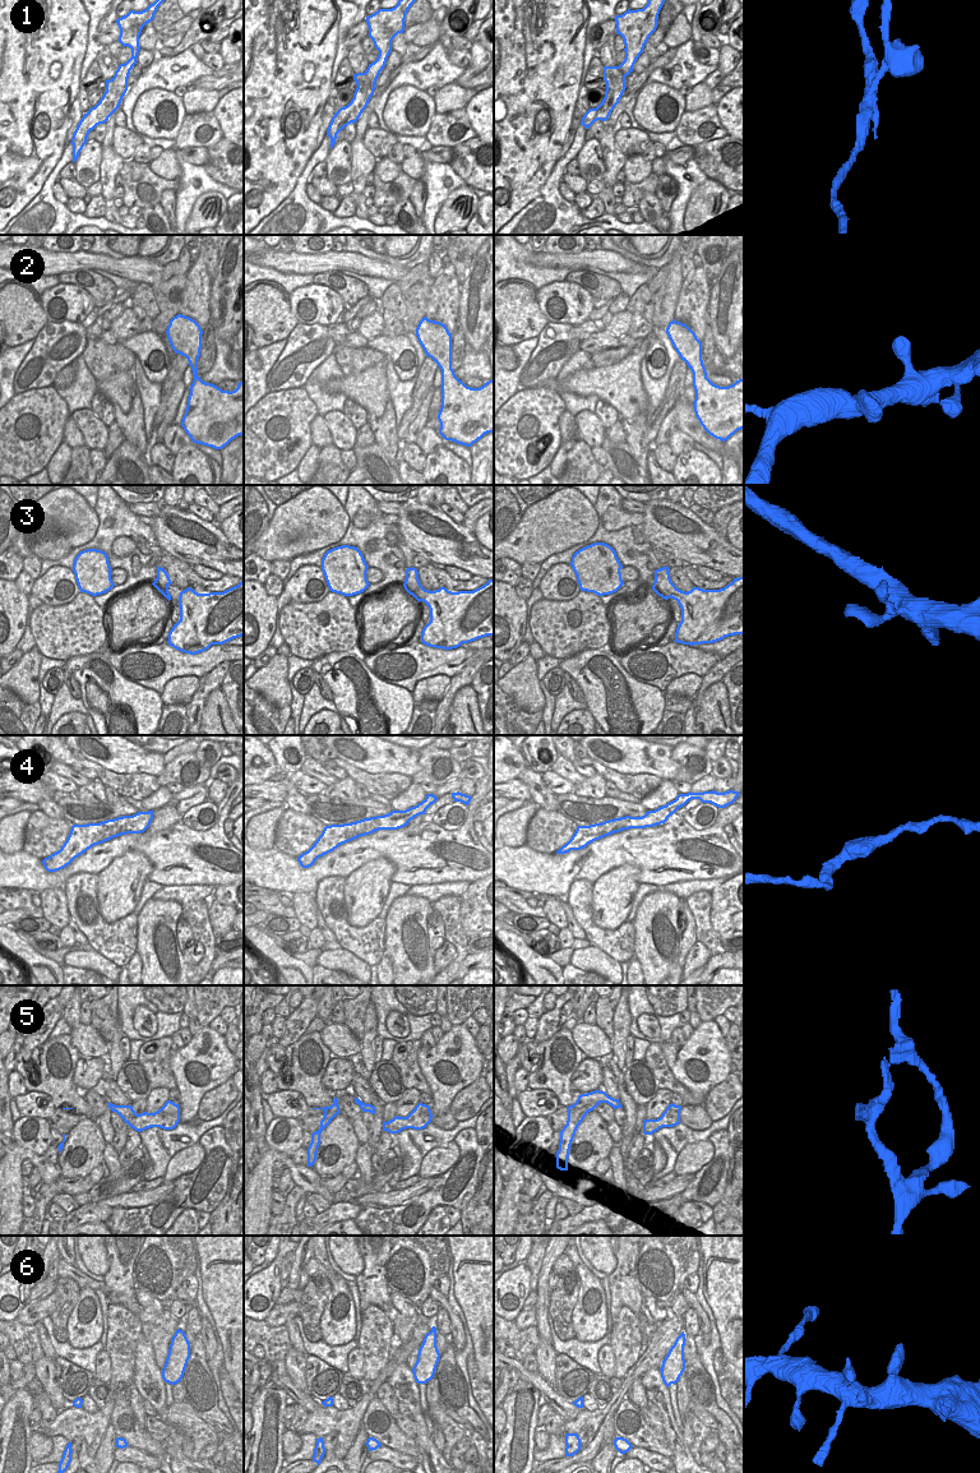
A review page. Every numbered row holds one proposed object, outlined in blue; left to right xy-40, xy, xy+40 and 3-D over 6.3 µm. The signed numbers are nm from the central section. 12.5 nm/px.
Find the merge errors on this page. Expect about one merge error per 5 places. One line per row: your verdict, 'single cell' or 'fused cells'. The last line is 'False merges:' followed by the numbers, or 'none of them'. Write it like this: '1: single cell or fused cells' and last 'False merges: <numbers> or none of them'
1: fused cells
2: single cell
3: single cell
4: single cell
5: single cell
6: single cell
False merges: 1

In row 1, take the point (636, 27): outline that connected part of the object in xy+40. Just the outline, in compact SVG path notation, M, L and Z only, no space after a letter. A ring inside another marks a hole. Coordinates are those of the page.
M648 0L643 9L627 10L621 15L616 15L616 33L620 34L625 45L625 59L619 65L623 71L623 79L604 79L606 82L606 91L602 102L596 108L590 108L582 117L581 125L586 129L597 121L606 121L619 103L625 91L625 77L633 71L633 66L643 52L644 45L650 36L657 28L657 19L665 0Z

